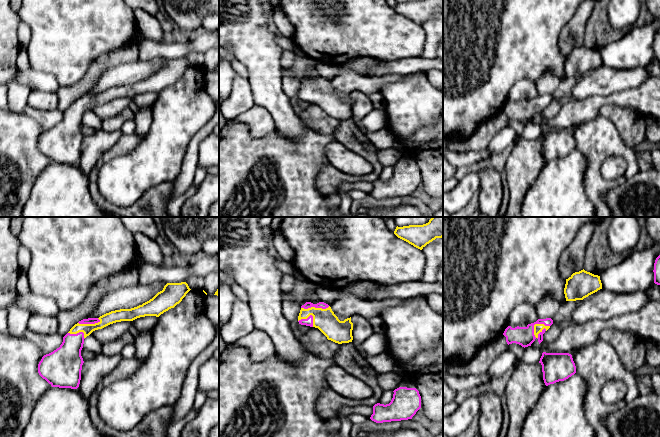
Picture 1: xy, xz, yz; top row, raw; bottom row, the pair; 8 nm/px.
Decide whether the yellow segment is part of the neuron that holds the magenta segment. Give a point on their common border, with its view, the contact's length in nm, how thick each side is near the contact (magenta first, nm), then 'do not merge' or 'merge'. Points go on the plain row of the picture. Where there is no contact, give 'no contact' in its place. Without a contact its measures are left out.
contact yz (542, 107); length 160 nm; calibres 160 and 70 nm; merge

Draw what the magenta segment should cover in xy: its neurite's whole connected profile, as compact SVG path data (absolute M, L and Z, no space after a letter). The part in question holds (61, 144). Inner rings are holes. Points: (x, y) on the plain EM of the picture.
M186 58L167 59L162 67L142 81L79 97L63 113L59 124L42 133L38 140L39 151L52 163L77 165L84 139L81 126L87 112L116 98L133 97L145 92L159 93L179 80L190 66Z

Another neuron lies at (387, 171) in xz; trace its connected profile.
M391 166L383 167L378 179L384 180L384 181L389 180L393 174L393 170L394 168Z

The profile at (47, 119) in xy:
M28 105L25 107L23 113L36 120L45 131L59 124L63 118L63 113L58 109L54 111L43 111Z

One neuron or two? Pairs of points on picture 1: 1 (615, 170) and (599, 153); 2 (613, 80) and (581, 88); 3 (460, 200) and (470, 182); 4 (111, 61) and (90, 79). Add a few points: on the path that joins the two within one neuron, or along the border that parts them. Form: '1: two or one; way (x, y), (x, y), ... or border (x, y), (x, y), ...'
1: two; border (626, 160), (620, 176), (601, 175)
2: one; way (605, 81), (589, 85)
3: one; way (460, 196), (467, 186)
4: one; way (106, 62), (94, 74)

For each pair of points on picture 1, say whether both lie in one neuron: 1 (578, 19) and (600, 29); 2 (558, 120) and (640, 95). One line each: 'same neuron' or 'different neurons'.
1: different neurons
2: same neuron

